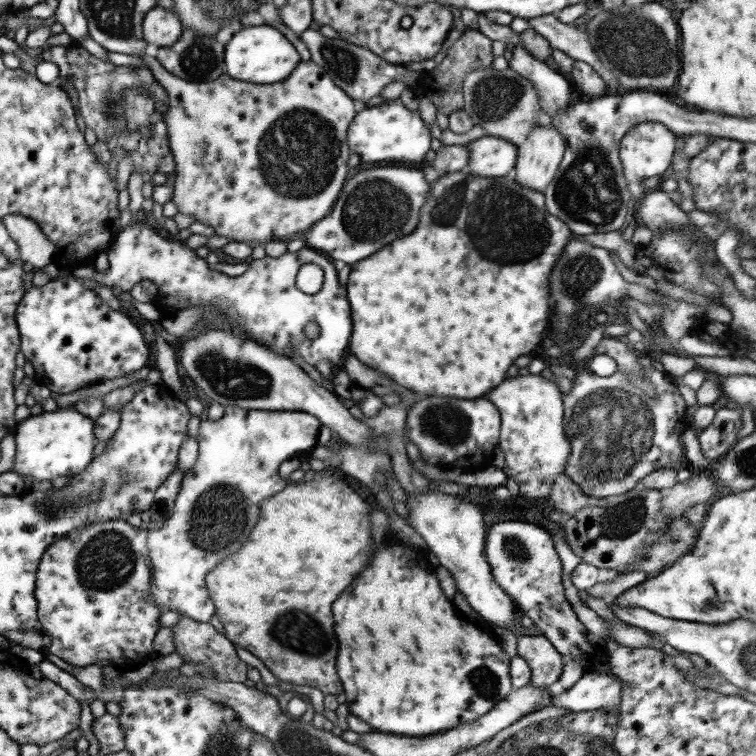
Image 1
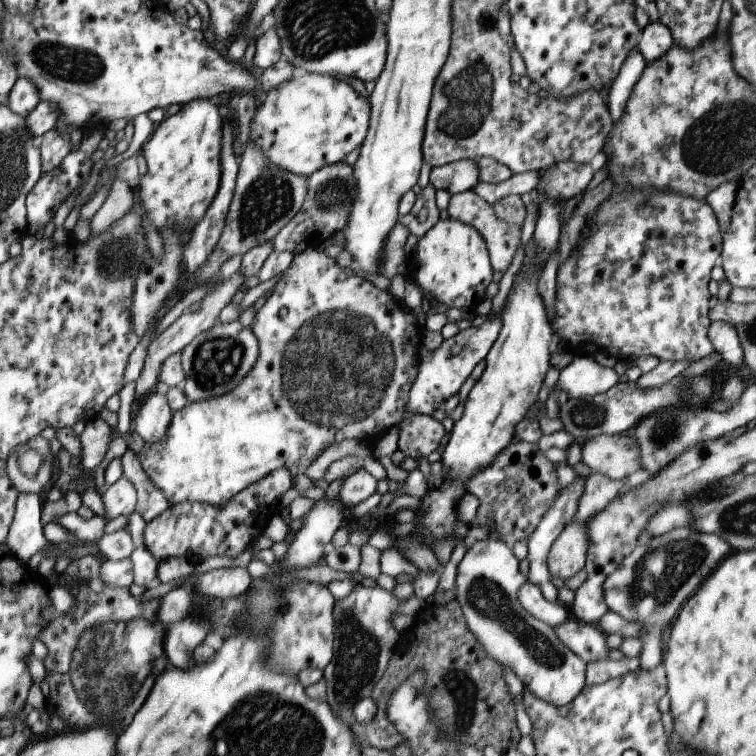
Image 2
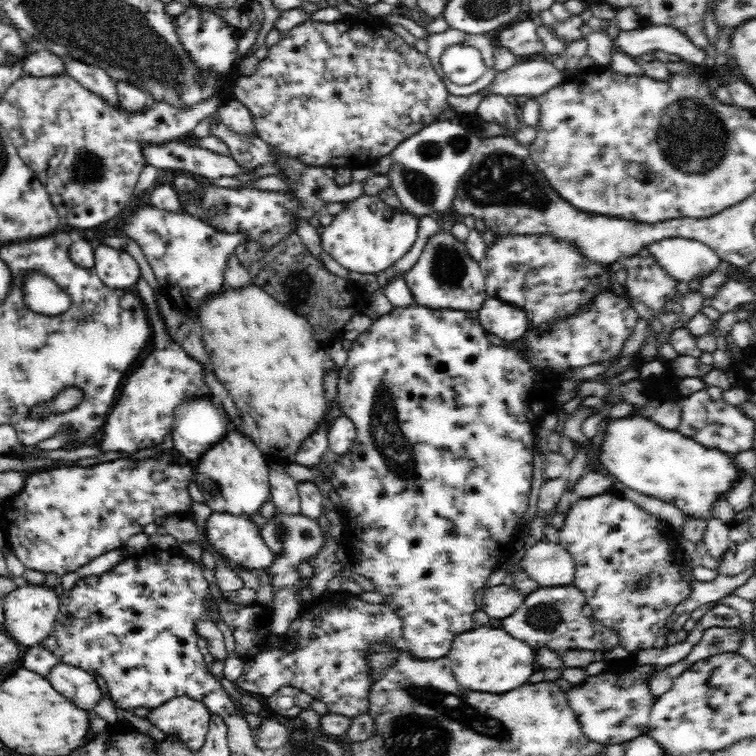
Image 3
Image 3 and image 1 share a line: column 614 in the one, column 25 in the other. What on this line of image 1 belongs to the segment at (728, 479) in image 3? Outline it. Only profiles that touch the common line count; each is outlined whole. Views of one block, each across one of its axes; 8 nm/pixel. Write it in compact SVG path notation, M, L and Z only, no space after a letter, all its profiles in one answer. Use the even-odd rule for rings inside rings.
M57 408L55 412L41 412L39 416L29 416L29 418L21 420L17 424L17 430L13 432L15 458L13 458L11 472L25 476L29 482L31 480L49 480L49 482L53 482L57 476L69 476L71 478L73 474L83 472L93 460L93 446L97 444L93 432L95 432L95 422L89 416L85 416L85 414L81 414L73 408Z

